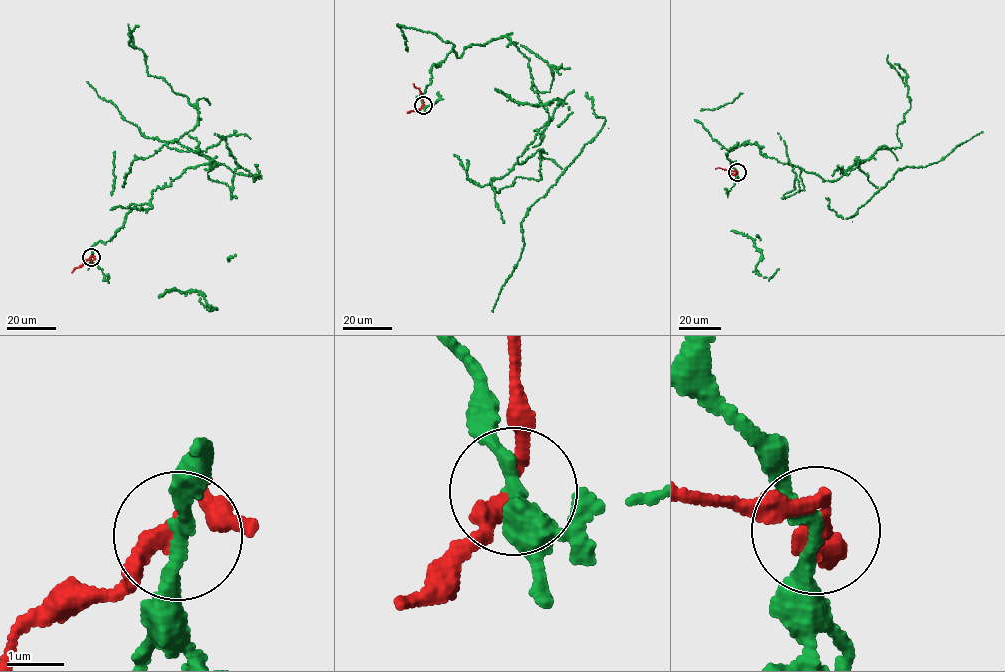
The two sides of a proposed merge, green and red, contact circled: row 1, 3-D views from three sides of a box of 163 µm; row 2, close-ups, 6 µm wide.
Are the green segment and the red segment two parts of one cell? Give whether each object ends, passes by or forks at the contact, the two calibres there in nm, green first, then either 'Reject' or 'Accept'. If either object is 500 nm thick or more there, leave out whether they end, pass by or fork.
At the ring green passes by. At the ring red passes by. Thickness 240 nm (green) against 240 nm. Reject

